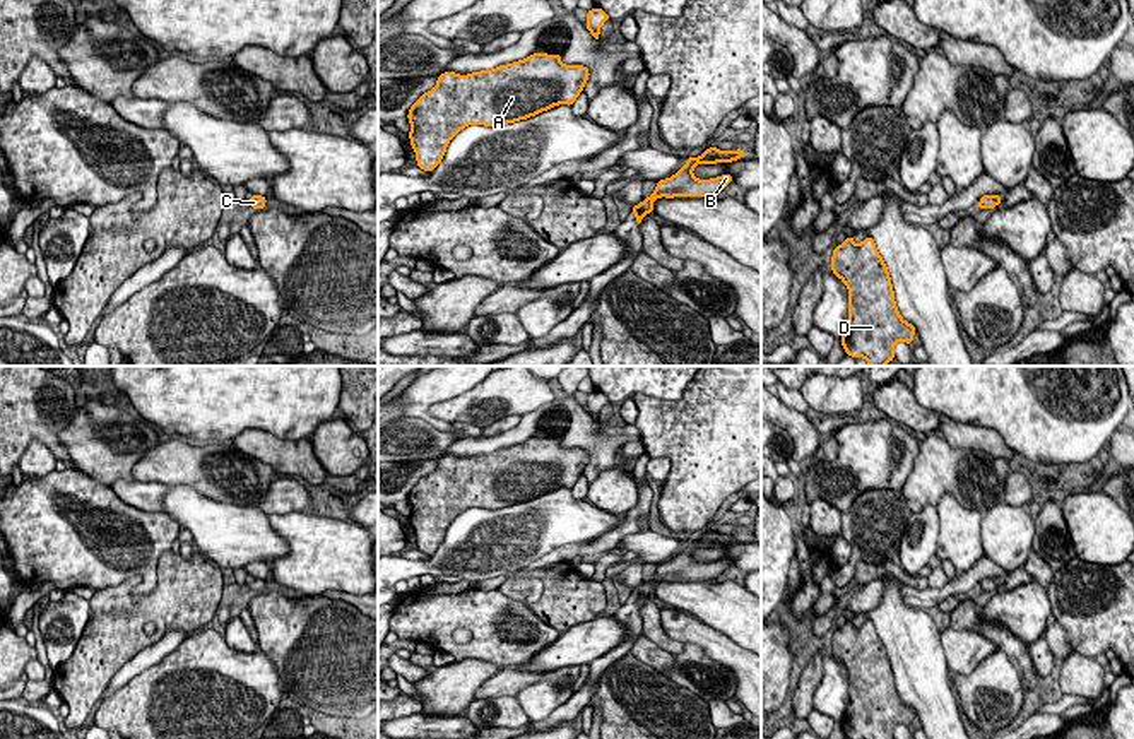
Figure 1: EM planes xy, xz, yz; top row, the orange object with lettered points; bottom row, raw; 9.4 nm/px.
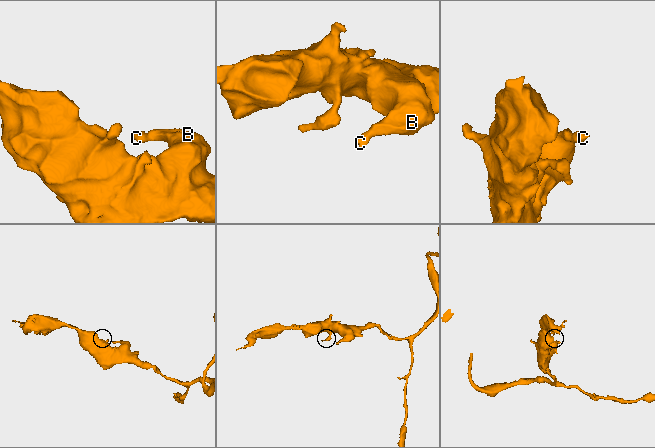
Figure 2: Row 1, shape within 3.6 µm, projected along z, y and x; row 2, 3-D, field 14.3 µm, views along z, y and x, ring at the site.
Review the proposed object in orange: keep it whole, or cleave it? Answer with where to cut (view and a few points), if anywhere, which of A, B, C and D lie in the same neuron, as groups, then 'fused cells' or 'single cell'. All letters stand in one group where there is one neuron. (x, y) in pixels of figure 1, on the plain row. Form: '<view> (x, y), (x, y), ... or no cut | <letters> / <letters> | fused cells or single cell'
no cut | A B C D | single cell

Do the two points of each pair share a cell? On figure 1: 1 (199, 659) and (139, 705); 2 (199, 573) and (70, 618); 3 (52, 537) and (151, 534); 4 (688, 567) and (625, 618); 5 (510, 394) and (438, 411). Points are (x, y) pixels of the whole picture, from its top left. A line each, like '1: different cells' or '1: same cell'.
1: same cell
2: different cells
3: same cell
4: same cell
5: same cell

